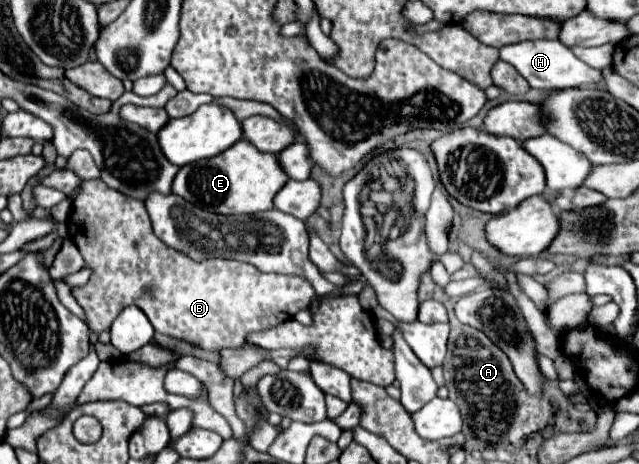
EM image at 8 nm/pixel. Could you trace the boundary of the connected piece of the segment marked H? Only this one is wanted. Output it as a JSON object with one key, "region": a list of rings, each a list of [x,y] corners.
{"region":[[[521,41],[515,45],[507,45],[501,49],[501,59],[513,65],[531,87],[535,89],[565,89],[565,87],[583,87],[589,83],[597,83],[601,79],[601,71],[589,67],[581,59],[577,59],[571,49],[563,47],[555,41]]]}

